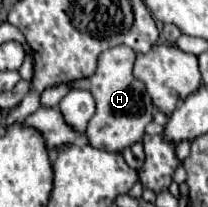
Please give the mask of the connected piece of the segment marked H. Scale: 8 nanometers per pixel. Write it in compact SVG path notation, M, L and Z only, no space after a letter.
M111 47L99 55L97 71L93 76L69 83L71 89L89 91L97 103L97 111L85 131L89 143L97 149L121 153L125 147L141 141L145 135L145 127L153 121L153 101L145 91L145 83L141 83L133 75L135 59L137 53L129 47Z

